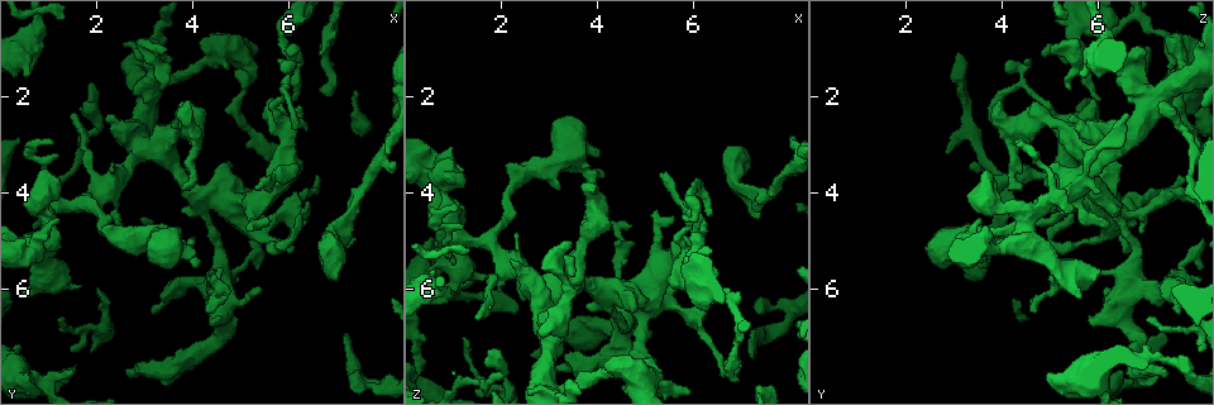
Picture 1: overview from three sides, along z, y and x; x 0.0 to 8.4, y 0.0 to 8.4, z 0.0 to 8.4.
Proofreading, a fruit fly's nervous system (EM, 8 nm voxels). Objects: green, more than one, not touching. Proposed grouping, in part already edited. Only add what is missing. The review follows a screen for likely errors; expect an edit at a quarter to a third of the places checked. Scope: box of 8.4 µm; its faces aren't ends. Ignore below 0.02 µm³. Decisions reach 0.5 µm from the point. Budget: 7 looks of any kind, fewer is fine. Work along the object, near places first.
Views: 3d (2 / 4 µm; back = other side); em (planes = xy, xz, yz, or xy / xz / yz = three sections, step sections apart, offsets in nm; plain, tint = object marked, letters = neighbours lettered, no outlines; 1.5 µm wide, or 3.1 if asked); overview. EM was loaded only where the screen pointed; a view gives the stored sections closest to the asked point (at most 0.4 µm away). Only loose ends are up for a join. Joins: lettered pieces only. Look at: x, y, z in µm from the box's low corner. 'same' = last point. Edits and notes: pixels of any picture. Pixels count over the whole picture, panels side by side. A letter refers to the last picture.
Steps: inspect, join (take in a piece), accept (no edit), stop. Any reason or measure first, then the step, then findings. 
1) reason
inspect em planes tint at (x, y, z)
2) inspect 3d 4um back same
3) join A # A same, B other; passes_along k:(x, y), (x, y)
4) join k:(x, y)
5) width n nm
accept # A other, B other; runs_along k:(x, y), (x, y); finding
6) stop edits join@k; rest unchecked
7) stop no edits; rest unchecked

an open end
inspect em xz step 8 tint at (5.35, 3.95, 3.60)

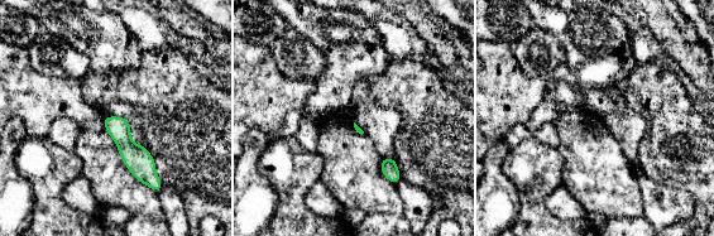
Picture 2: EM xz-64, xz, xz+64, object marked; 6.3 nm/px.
see the neighbours
inspect em xz step 8 letters same

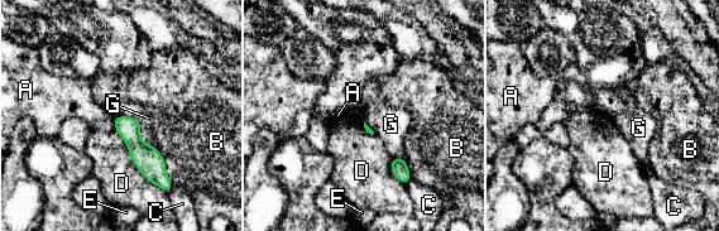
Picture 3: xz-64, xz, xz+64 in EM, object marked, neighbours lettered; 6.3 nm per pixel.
accept # A other, B other, C other, D other, E other, G other; no lettered piece goes on from it

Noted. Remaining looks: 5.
free end
inspect 3d 2um back at (4.75, 3.45, 6.45)

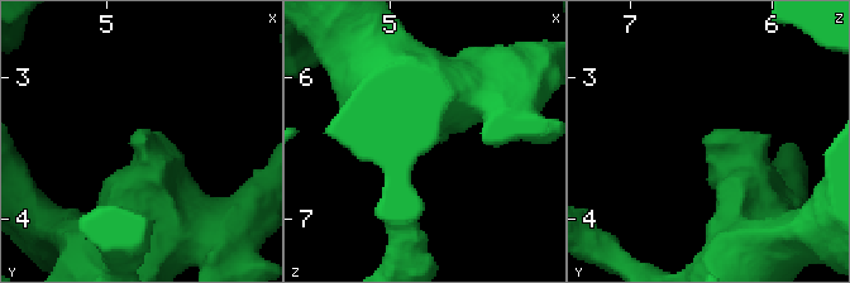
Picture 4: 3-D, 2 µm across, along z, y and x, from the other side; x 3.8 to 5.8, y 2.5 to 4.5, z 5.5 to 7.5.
need the tissue
inspect em planes tint at (4.78, 3.42, 6.46)

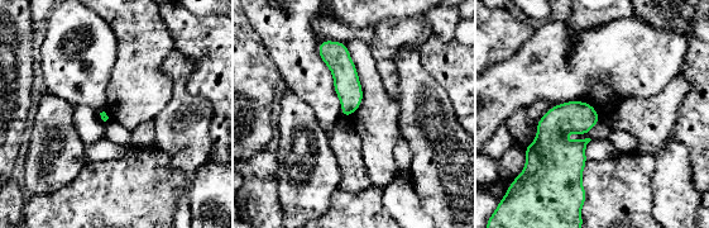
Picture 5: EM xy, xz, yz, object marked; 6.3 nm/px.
see the neighbours
inspect em planes letters same

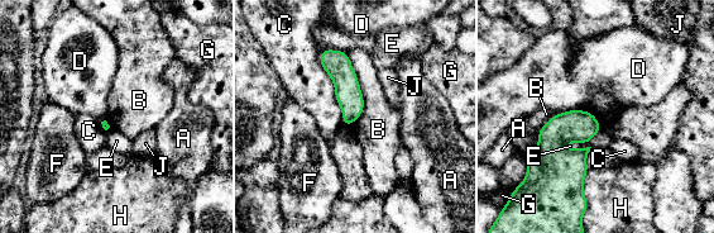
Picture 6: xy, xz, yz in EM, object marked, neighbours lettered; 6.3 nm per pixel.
accept # A other, B other, C other, D other, E other, F other, G other, H other, J other; border 6:(346, 53), (363, 98), (349, 125); none of them fits

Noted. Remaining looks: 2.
branch stops here
inspect em planes letters at (7.15, 6.95, 7.40)

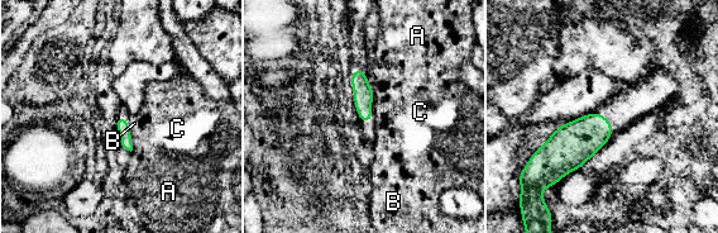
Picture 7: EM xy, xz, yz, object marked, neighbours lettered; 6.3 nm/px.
accept # A other, B other, C other; none of them fits

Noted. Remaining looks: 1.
stop no edits; rest unchecked

